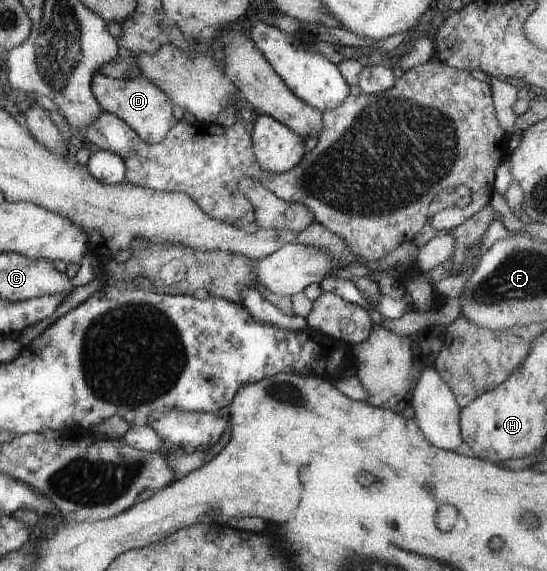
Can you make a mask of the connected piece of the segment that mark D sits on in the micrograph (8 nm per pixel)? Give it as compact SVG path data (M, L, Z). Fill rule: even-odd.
M97 71L92 78L92 91L103 110L123 119L146 143L154 145L163 141L178 123L173 116L170 96L146 76L113 79Z

